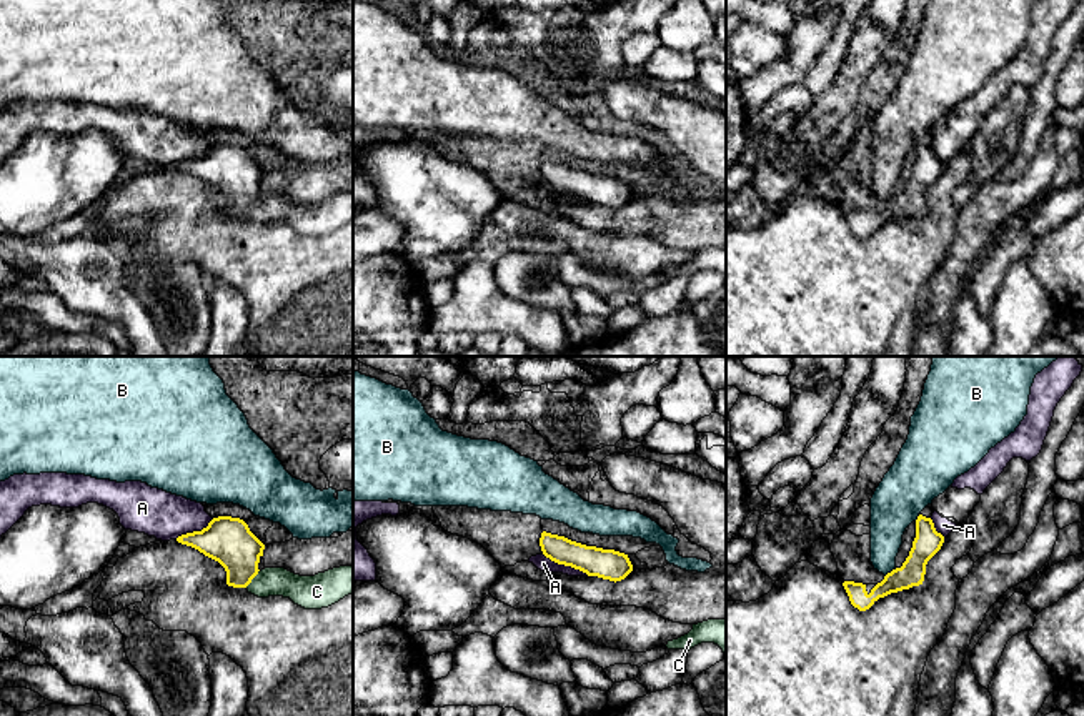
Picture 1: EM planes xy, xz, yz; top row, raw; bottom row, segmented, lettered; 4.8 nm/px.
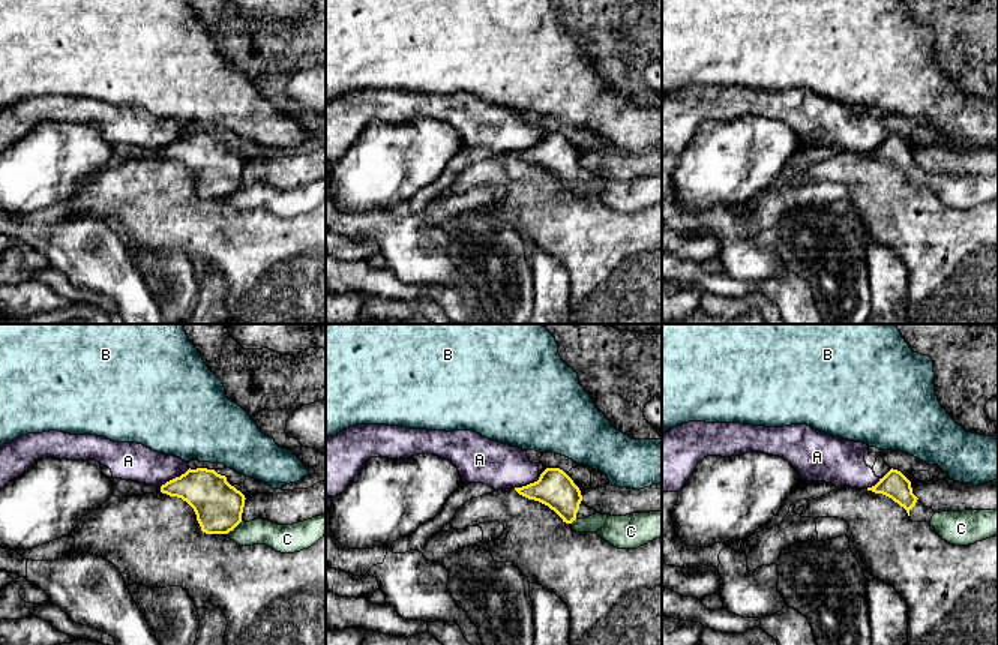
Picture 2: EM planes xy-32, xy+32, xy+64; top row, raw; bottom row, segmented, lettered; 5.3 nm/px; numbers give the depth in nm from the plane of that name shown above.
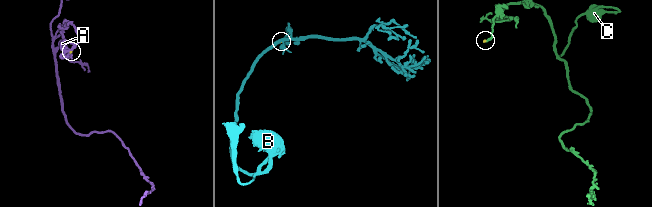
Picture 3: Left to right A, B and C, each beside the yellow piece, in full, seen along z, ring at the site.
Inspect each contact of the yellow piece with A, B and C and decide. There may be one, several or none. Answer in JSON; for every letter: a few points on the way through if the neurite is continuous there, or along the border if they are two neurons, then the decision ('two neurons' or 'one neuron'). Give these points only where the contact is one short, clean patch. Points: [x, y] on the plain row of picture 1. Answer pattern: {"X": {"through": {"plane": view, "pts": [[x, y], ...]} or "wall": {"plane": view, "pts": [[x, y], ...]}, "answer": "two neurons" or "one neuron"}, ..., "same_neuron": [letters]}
{"A": {"wall": {"plane": "xz", "pts": [[543, 180], [558, 190], [570, 192], [588, 202]]}, "answer": "two neurons"}, "B": {"answer": "two neurons"}, "C": {"through": {"plane": "xy", "pts": [[227, 167], [253, 203], [272, 208]]}, "answer": "one neuron"}, "same_neuron": ["C"]}

